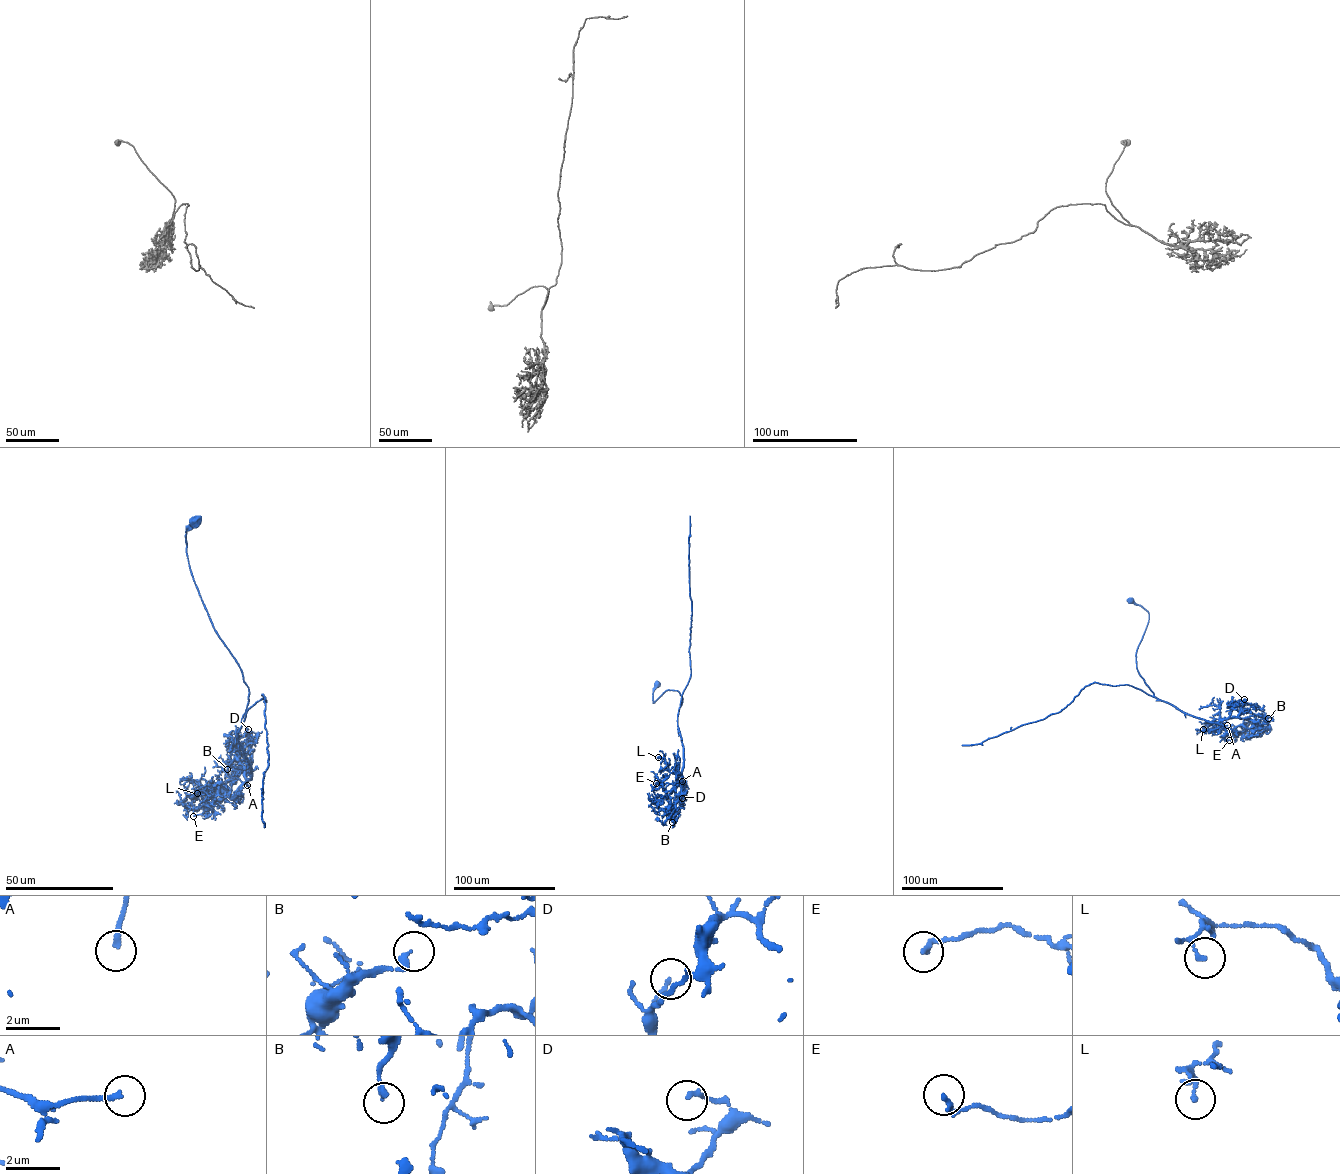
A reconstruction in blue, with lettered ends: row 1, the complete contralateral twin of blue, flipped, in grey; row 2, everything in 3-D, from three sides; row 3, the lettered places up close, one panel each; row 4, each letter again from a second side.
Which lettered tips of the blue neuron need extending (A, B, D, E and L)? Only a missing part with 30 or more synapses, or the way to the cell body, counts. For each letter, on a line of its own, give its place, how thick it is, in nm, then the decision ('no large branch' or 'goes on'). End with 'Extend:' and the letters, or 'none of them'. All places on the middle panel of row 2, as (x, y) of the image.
A: (682, 781) | 190 nm | no large branch
B: (672, 822) | 240 nm | no large branch
D: (682, 798) | 150 nm | no large branch
E: (656, 783) | 190 nm | no large branch
L: (658, 757) | 130 nm | no large branch
Extend: none of them

